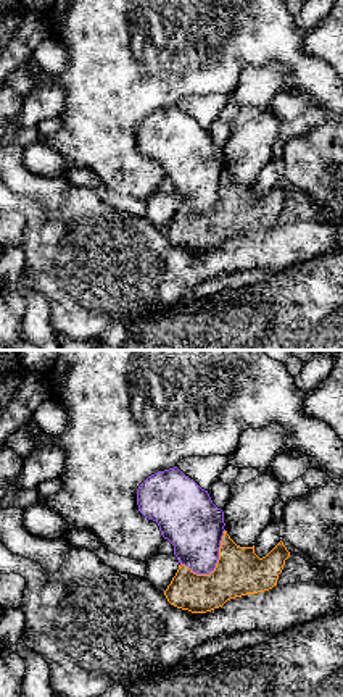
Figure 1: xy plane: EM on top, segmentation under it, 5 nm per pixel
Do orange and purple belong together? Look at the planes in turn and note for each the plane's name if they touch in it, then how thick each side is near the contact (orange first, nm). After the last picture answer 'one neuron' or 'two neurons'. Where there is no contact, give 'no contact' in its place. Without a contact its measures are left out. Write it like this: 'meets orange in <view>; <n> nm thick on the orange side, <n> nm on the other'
meets orange in xy; 240 nm thick on the orange side, 300 nm on the other

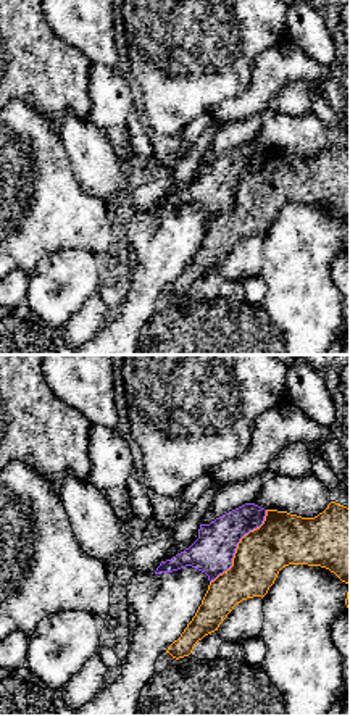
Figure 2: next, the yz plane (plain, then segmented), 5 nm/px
meets orange in yz; 260 nm thick on the orange side, 200 nm on the other

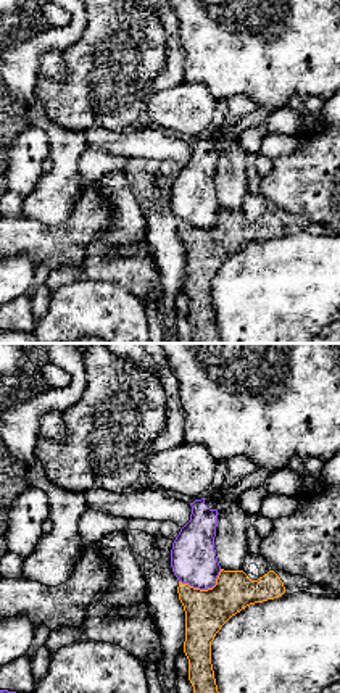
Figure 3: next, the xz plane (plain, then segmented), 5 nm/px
meets orange in xz; 220 nm thick on the orange side, 240 nm on the other

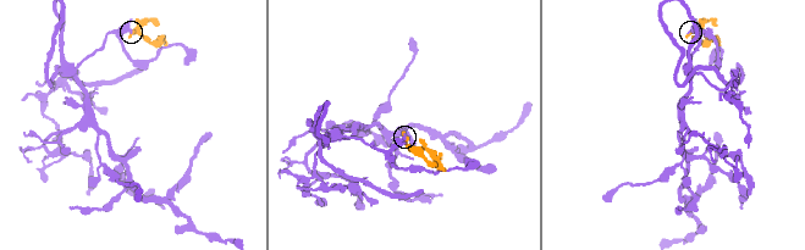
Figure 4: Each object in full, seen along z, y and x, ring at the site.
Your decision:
two neurons

